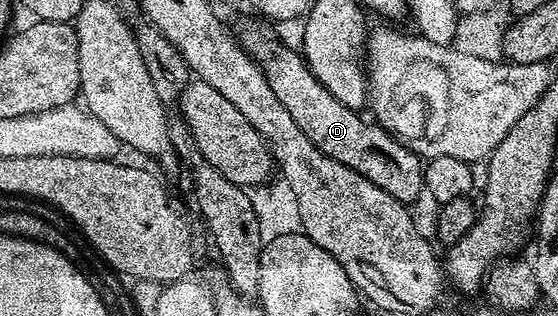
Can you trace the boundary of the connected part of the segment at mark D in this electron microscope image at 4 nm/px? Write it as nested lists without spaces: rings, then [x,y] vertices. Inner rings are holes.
[[[252,20],[241,32],[238,39],[244,45],[244,51],[255,60],[256,65],[264,71],[266,82],[270,82],[270,90],[278,97],[278,102],[290,110],[290,118],[298,122],[298,130],[314,142],[322,154],[350,166],[362,178],[374,182],[386,194],[390,194],[405,206],[412,206],[424,192],[424,164],[421,157],[415,156],[402,141],[396,139],[392,133],[380,127],[371,119],[363,120],[361,113],[350,106],[342,106],[318,78],[308,68],[303,55],[284,44],[279,44],[268,33],[267,23],[259,24]]]

